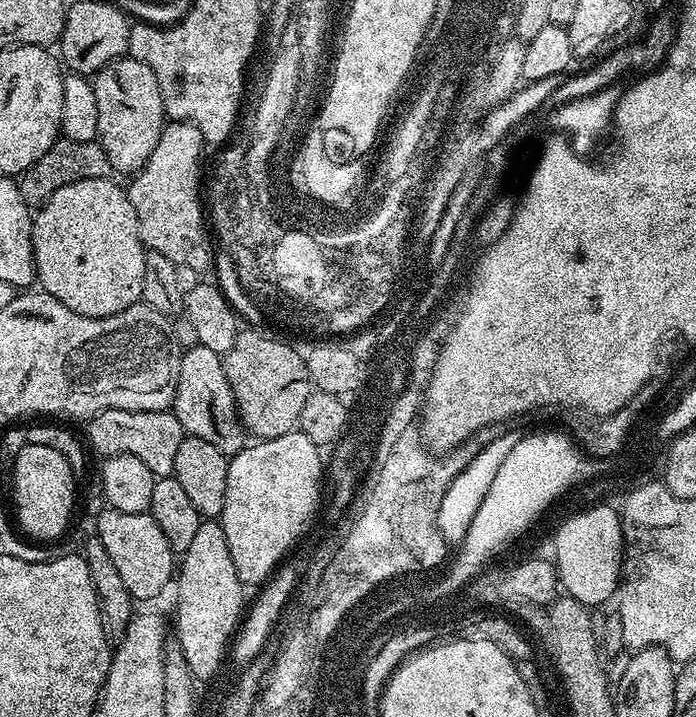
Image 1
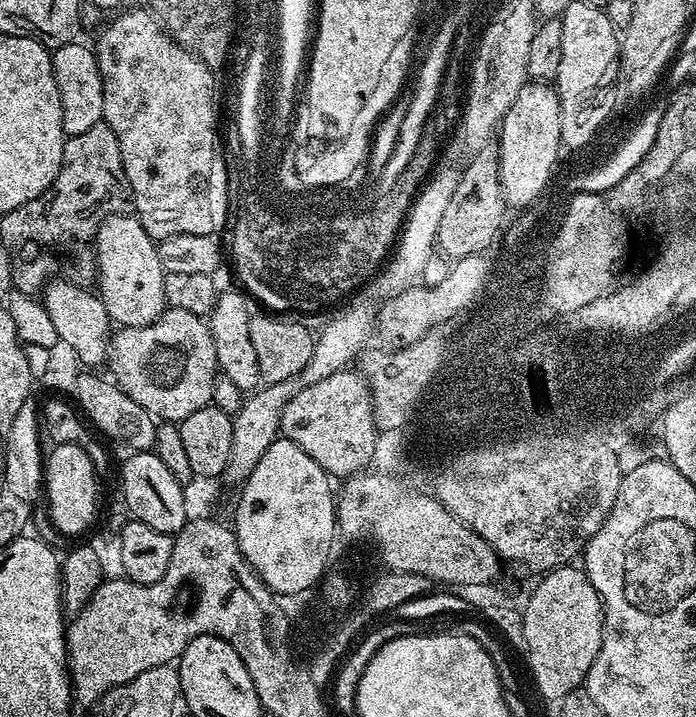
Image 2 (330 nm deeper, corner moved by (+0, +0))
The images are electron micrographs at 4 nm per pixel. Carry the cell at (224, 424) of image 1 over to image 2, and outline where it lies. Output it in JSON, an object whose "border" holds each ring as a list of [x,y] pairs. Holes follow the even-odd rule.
{"border":[[[343,370],[330,374],[328,378],[323,378],[320,382],[315,382],[314,385],[306,386],[295,398],[293,398],[282,410],[280,431],[283,439],[293,440],[298,446],[302,446],[302,450],[306,450],[306,454],[310,454],[310,458],[314,458],[314,462],[318,462],[318,466],[322,466],[324,471],[328,473],[329,477],[336,477],[338,473],[343,473],[345,477],[355,476],[357,472],[363,472],[373,463],[375,434],[378,431],[376,426],[376,412],[374,411],[374,393],[368,389],[368,381],[360,375],[359,371]]]}

